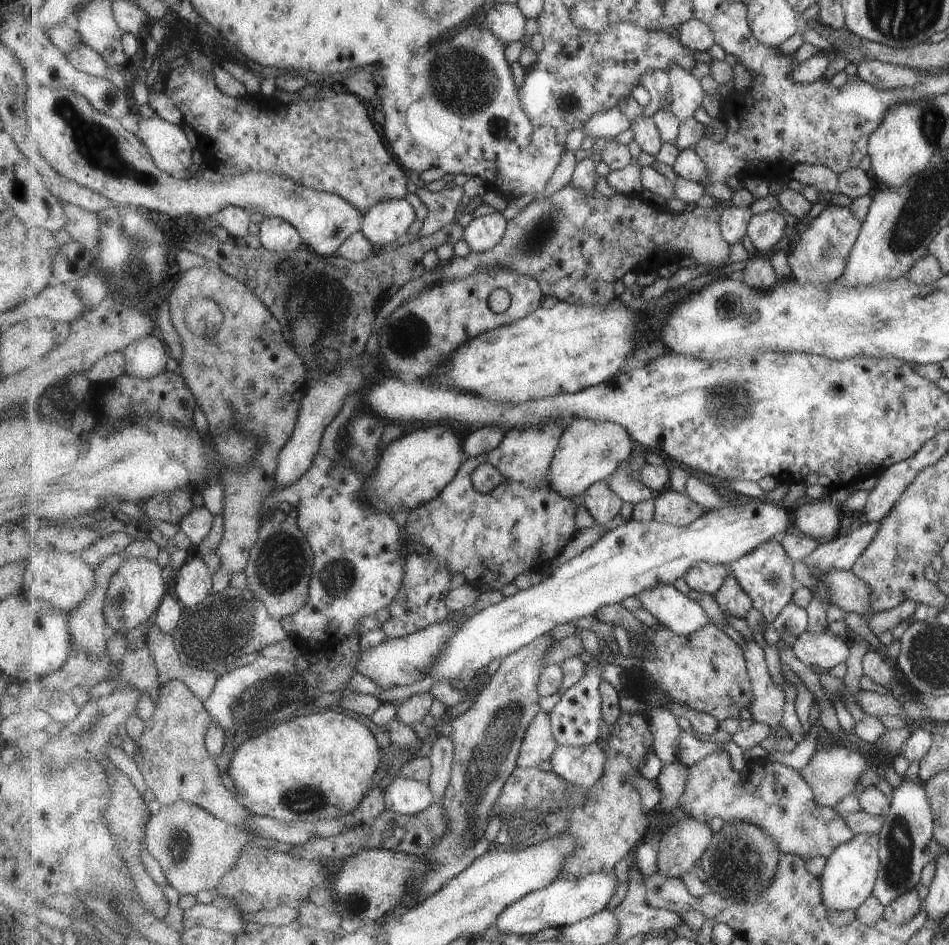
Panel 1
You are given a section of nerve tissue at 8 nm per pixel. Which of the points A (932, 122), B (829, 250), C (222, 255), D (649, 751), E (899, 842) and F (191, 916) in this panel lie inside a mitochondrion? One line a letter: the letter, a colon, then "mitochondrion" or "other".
A: mitochondrion
B: mitochondrion
C: other
D: other
E: mitochondrion
F: other

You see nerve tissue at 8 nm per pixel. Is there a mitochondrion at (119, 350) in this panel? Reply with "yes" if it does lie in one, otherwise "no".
no

